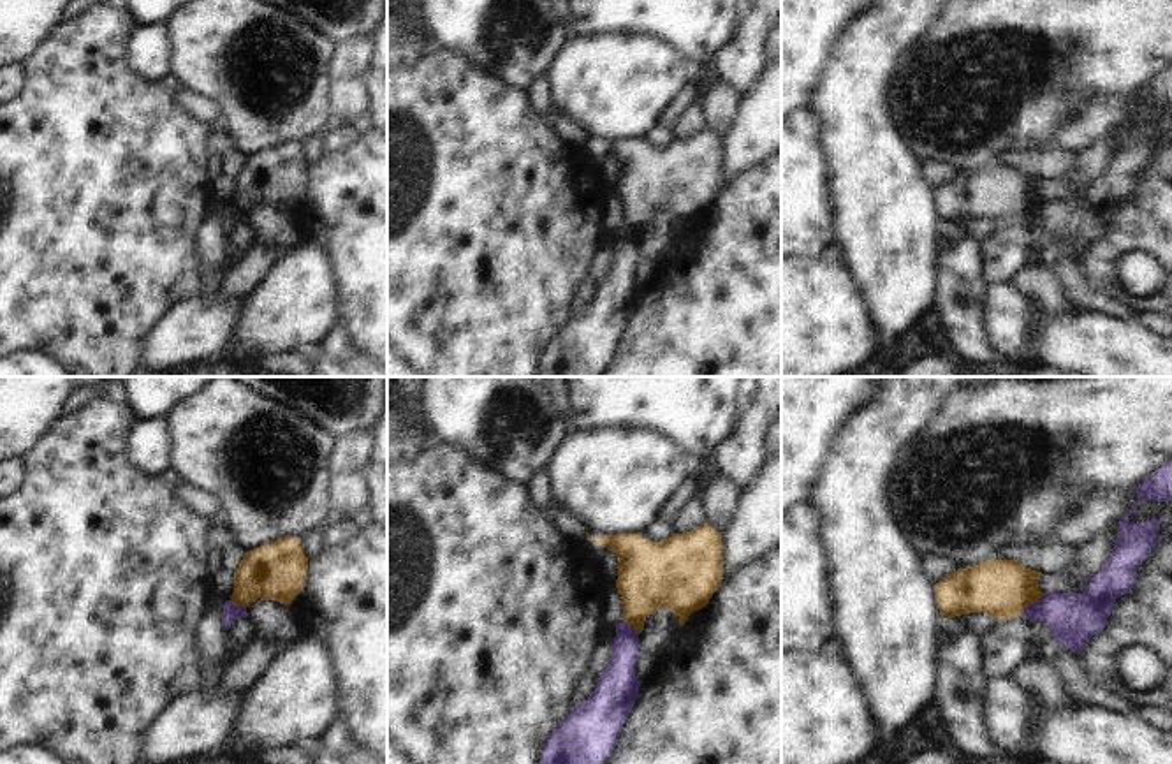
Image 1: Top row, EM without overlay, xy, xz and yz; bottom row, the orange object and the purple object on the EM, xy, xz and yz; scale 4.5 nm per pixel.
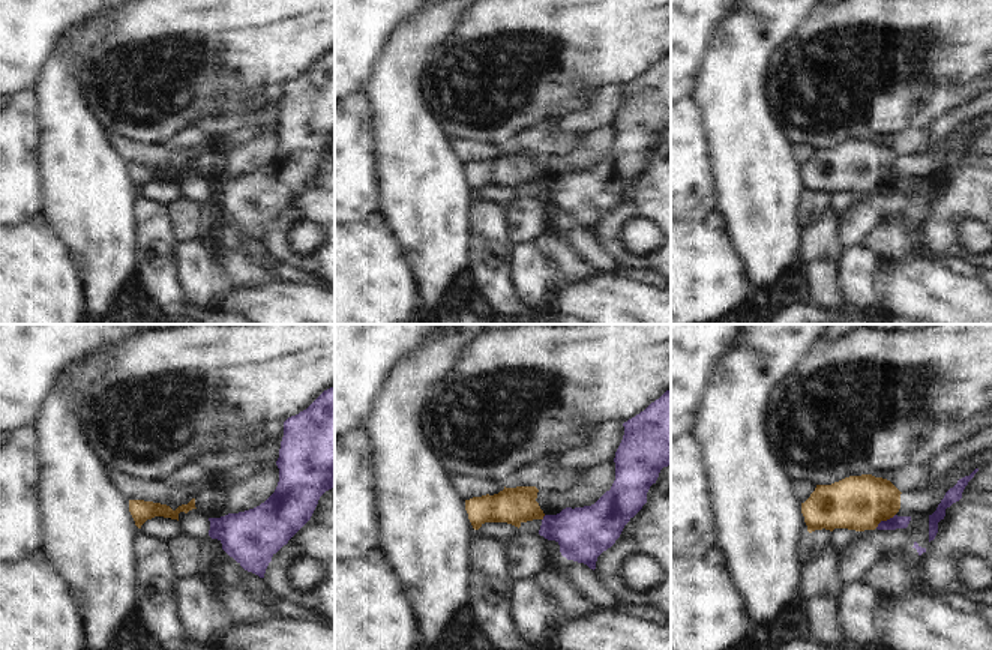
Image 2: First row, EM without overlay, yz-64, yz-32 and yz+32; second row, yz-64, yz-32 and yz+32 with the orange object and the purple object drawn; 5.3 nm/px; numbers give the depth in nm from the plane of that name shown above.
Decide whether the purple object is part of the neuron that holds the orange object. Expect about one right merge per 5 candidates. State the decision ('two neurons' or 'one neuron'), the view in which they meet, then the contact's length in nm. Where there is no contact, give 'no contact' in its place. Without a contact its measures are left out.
two neurons; meets orange in yz; contact 160 nm long

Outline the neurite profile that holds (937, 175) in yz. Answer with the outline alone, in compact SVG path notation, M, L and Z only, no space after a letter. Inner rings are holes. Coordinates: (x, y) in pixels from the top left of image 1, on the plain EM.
M920 162L920 164L922 164L922 174L924 174L926 181L934 190L943 187L954 176L966 174L964 171L952 167L949 164L940 164L940 162Z

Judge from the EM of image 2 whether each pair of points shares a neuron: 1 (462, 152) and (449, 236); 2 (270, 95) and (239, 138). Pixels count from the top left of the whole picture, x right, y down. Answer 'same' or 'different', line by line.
1: different
2: different

